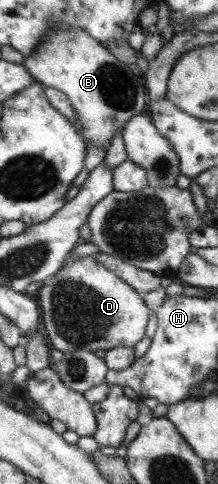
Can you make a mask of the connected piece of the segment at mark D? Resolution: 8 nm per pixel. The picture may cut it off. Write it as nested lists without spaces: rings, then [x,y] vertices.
[[[91,255],[77,259],[69,257],[61,271],[40,283],[35,292],[47,345],[61,352],[106,351],[119,346],[133,348],[144,336],[151,313],[143,303],[142,295]]]

